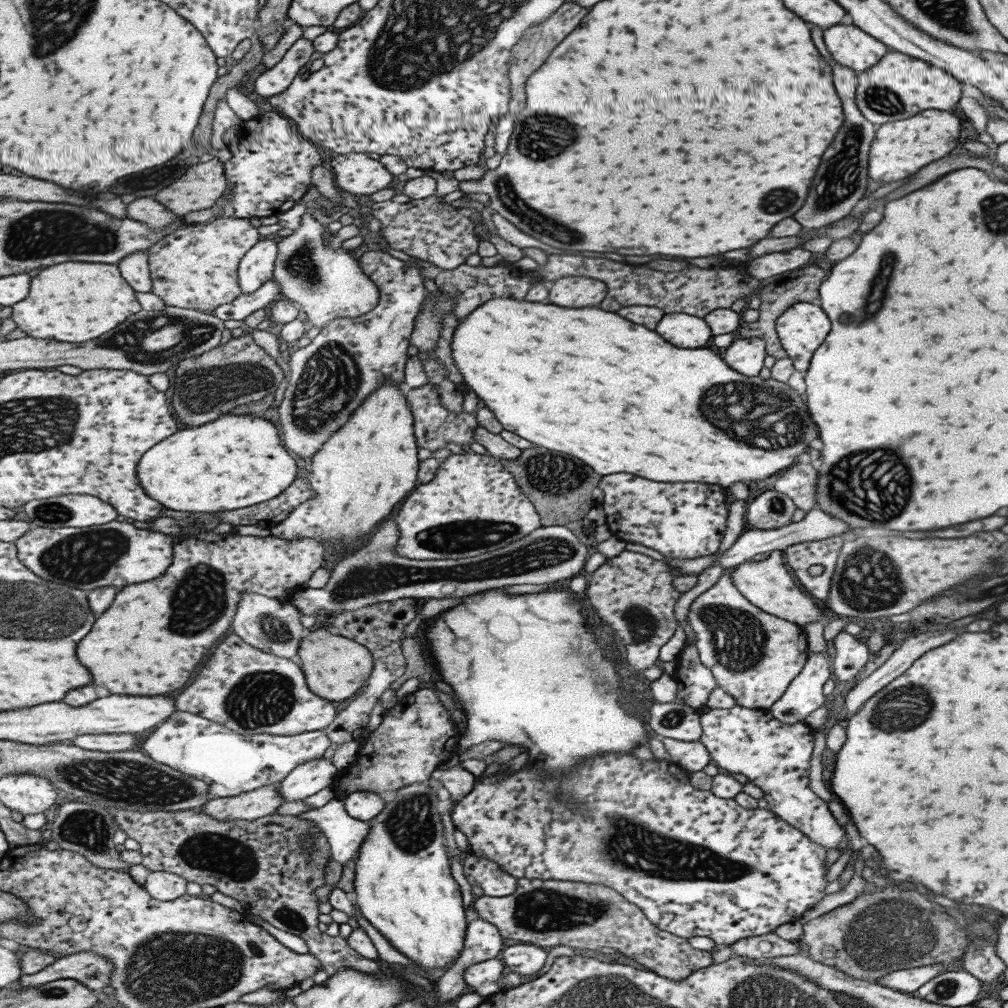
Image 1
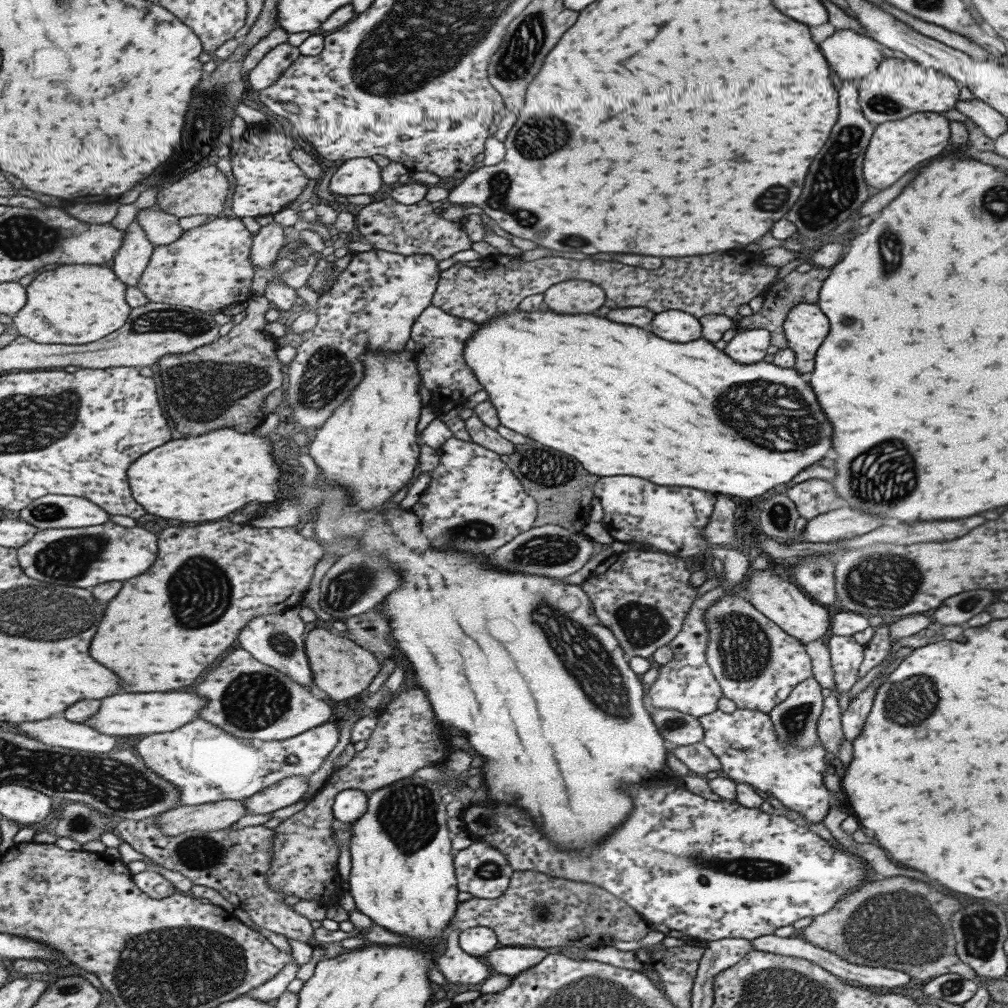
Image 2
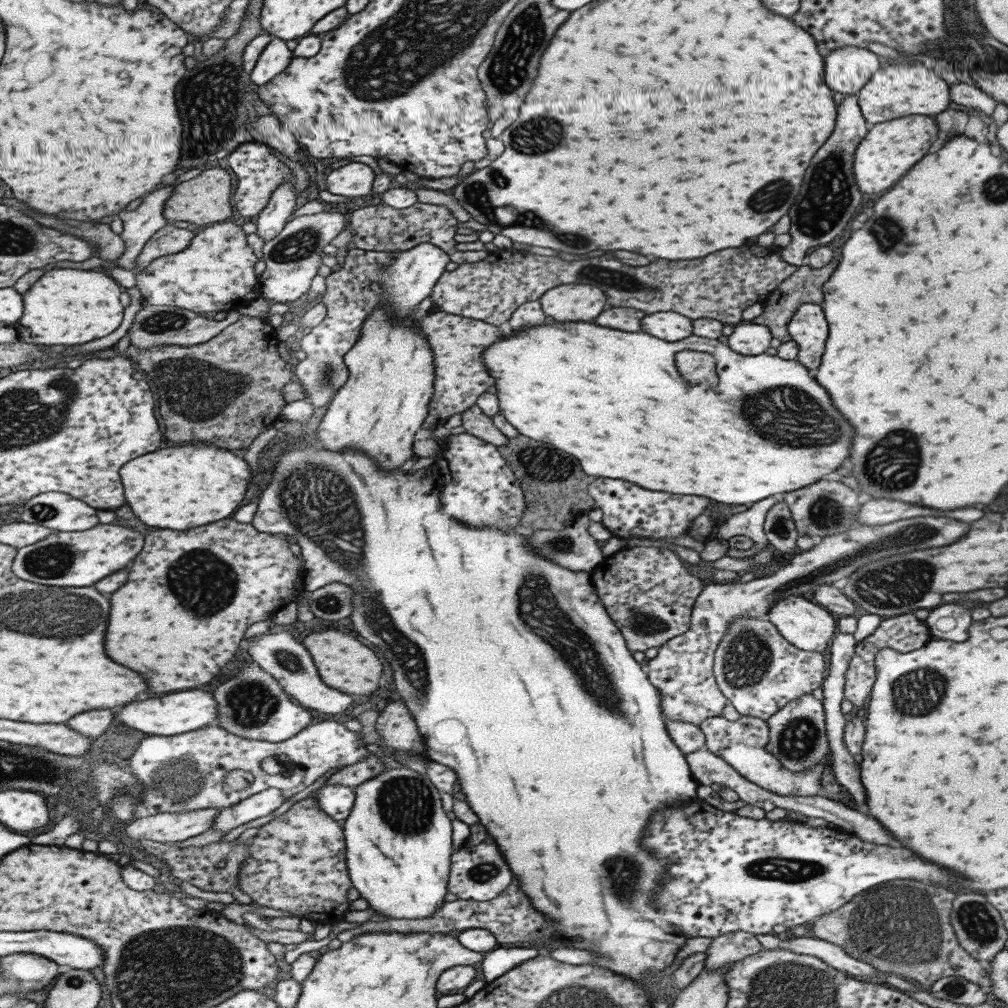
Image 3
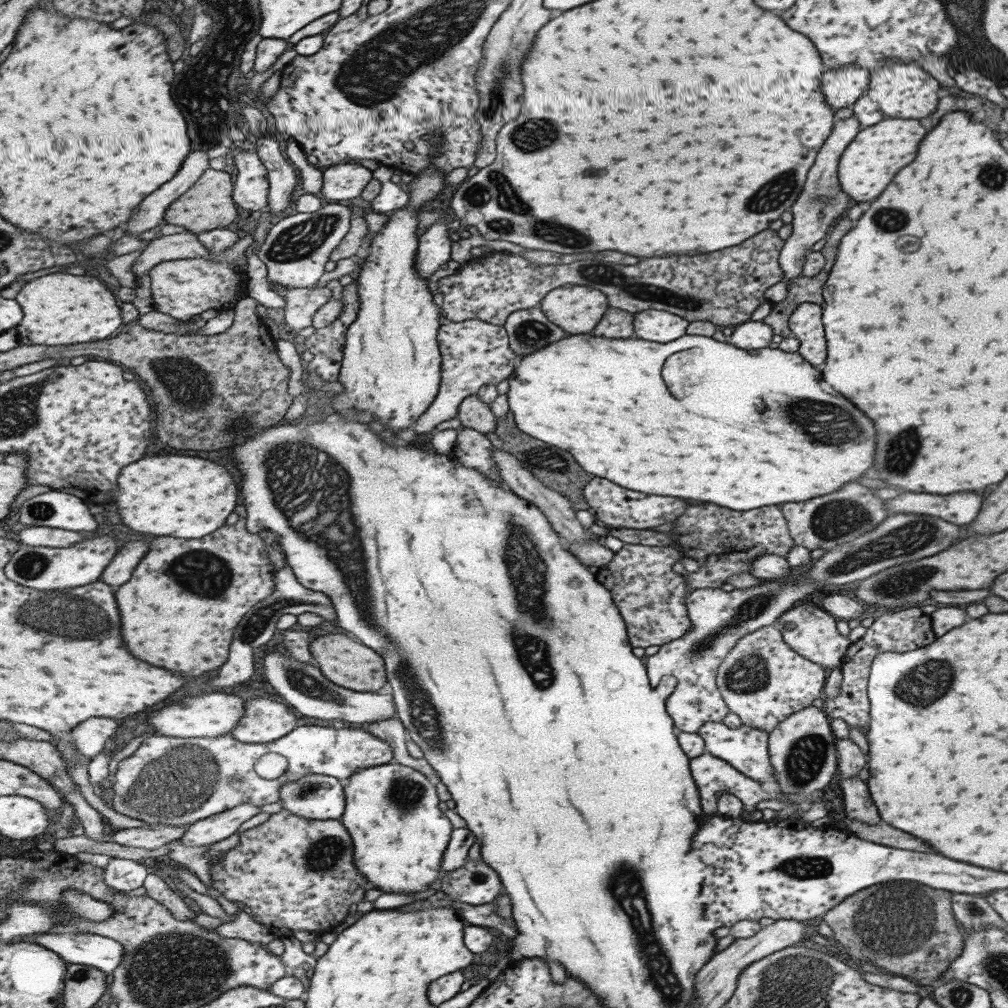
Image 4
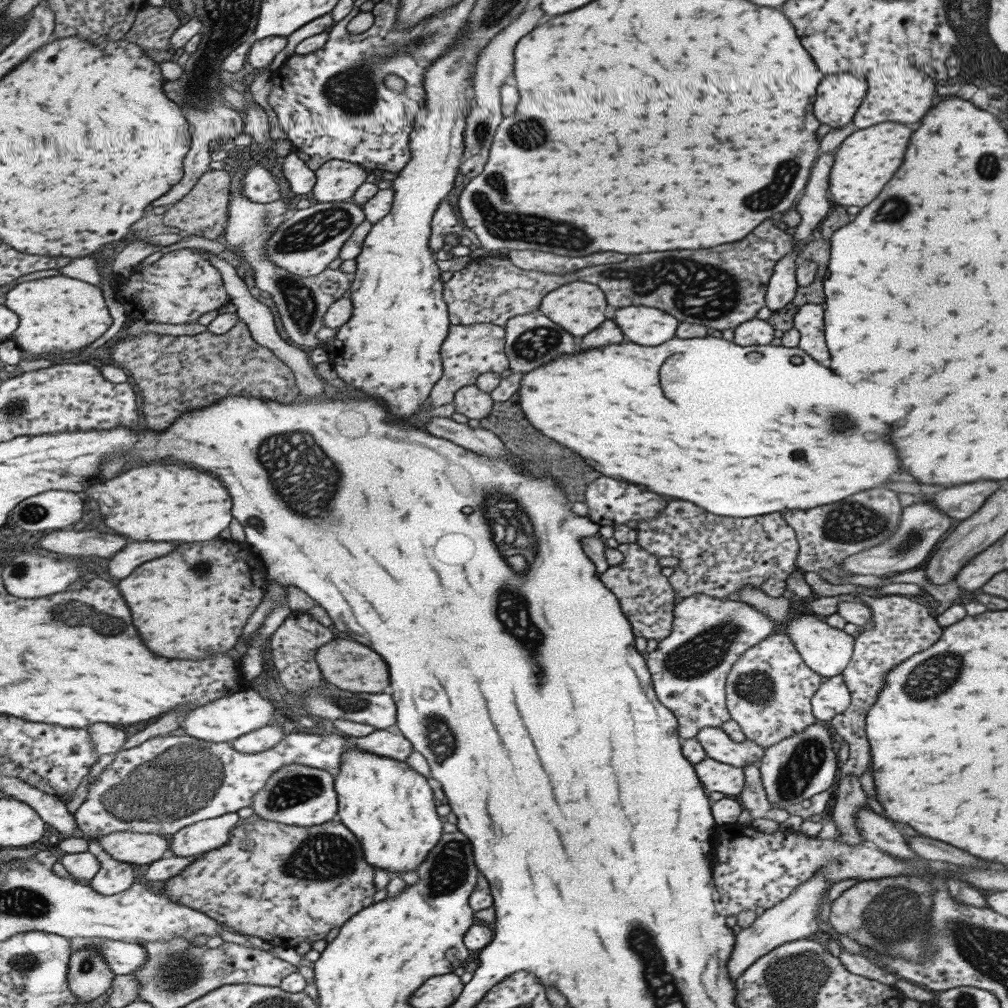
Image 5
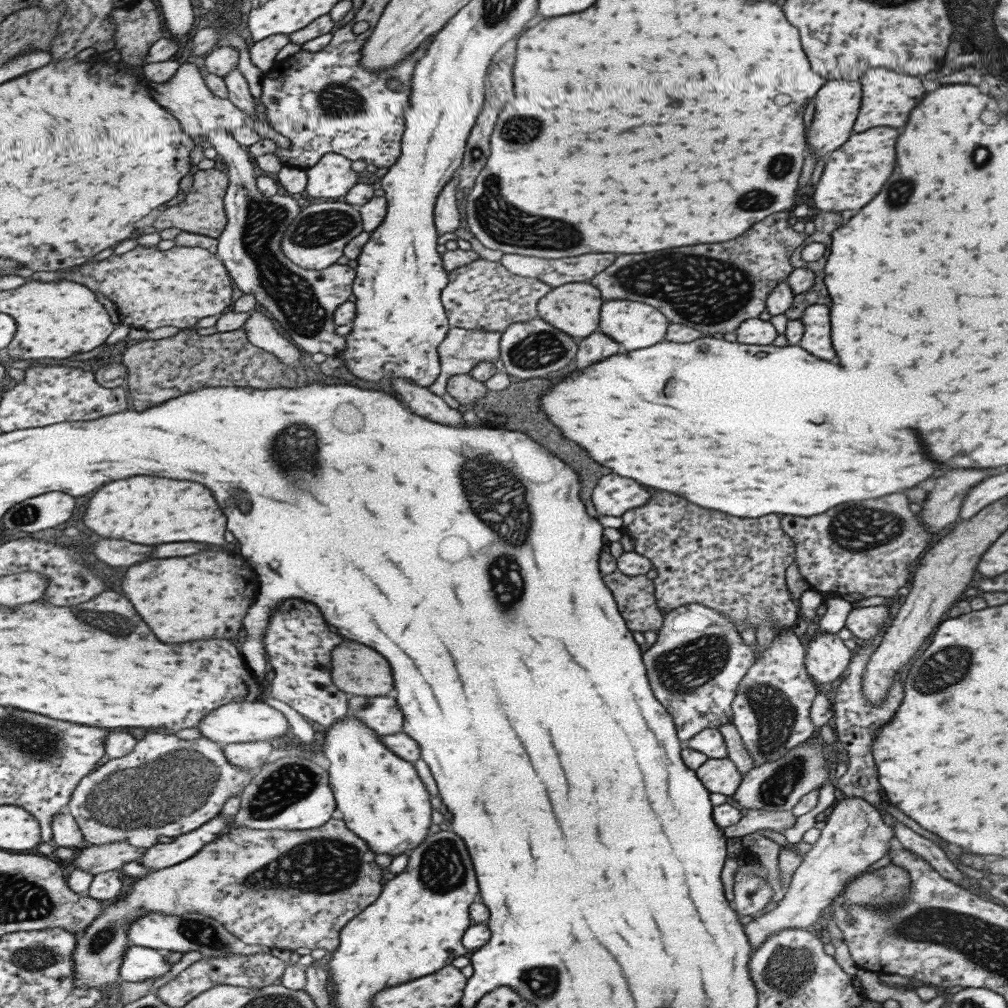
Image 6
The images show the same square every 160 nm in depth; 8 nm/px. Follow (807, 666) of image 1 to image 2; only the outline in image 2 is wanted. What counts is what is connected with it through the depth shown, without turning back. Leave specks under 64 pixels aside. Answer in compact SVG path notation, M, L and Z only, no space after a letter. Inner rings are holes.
M810 676L793 687L786 700L776 704L766 715L770 718L777 742L809 748L818 742L817 719L822 711L821 688Z

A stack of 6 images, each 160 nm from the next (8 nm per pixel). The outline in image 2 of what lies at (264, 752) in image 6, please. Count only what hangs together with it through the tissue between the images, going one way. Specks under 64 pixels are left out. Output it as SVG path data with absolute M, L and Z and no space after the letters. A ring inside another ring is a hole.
M243 646L230 651L192 692L208 699L201 718L237 738L281 741L324 725L333 714L327 702L315 698L284 672L257 660Z

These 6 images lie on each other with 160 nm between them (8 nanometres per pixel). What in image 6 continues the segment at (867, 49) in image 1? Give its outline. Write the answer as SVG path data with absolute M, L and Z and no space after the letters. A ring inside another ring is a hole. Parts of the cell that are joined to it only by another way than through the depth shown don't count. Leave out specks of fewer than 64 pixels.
M843 78L829 79L815 94L815 110L809 128L805 130L807 148L815 154L816 161L839 148L852 133L852 126L861 104L861 89L859 81L849 81Z

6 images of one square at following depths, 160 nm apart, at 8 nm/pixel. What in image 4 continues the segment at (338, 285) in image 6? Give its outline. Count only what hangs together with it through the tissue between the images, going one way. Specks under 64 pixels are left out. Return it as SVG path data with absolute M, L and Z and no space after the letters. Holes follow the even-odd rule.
M310 286L307 288L281 288L286 298L285 321L294 330L303 330L313 326L313 316L333 298L329 286Z

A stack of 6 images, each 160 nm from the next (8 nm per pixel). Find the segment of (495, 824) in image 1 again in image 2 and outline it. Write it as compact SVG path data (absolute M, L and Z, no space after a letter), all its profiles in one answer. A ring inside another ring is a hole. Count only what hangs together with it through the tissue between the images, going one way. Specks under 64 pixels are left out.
M676 773L661 774L656 778L646 779L642 784L626 784L629 788L629 796L633 800L633 810L629 814L629 818L623 822L623 826L619 826L611 836L607 836L597 848L591 850L589 856L581 856L575 852L559 852L559 848L553 846L541 832L537 832L531 826L531 820L527 818L527 814L521 814L515 806L506 804L506 802L484 801L475 804L468 803L461 814L457 817L463 823L464 830L471 836L472 840L486 842L490 847L496 848L506 859L511 871L537 871L553 876L555 878L564 878L578 883L592 883L602 889L605 889L614 897L620 898L626 902L631 908L641 915L649 929L657 930L664 937L680 938L689 940L698 940L699 942L715 941L725 938L741 938L751 941L759 936L768 936L774 934L774 930L793 924L799 918L805 916L816 917L833 908L833 905L844 896L853 886L855 888L864 882L864 861L859 856L848 853L846 849L832 847L827 840L816 835L813 831L807 829L803 823L790 821L782 813L763 813L758 808L745 808L741 806L737 800L736 803L728 803L727 801L711 801L703 797L691 794L684 789L681 777Z

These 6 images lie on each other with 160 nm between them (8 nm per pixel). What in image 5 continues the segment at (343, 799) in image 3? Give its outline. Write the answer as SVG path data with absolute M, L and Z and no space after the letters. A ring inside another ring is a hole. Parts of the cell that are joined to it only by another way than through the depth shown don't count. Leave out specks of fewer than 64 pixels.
M293 764L279 769L264 789L256 794L254 818L264 818L297 826L317 826L332 821L340 809L339 794L336 791L333 774L312 766Z

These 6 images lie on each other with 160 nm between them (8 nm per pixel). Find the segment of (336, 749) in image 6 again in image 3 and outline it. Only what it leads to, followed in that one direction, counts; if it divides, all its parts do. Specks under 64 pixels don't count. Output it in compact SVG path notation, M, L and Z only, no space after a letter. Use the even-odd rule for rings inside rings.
M401 767L395 769L385 769L381 774L367 779L356 789L356 804L352 808L352 813L344 822L344 835L348 847L348 869L354 887L361 895L361 898L369 902L369 907L375 910L375 913L382 913L391 919L426 919L436 914L439 909L449 900L449 856L451 854L451 825L449 824L449 816L443 810L443 802L441 802L442 791L429 780L427 775L419 774L411 768Z

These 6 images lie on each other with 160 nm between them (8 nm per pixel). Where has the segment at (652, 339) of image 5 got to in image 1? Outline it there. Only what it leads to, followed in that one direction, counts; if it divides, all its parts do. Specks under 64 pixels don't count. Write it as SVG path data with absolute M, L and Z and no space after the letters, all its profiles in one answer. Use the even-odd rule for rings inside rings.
M663 313L654 331L669 344L690 349L710 345L710 328L702 318L685 313Z

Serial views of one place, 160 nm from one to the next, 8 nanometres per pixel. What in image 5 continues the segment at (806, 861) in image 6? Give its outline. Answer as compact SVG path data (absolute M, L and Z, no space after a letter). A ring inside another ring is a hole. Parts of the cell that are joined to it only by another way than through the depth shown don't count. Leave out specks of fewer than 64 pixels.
M848 774L838 779L834 785L836 801L833 804L831 818L833 818L835 828L839 831L836 840L849 846L857 846L863 841L855 824L855 815L860 808L866 806L867 802L858 778L859 776ZM817 871L813 873L812 877L809 877L807 881L803 881L797 886L797 888L782 901L777 902L777 904L771 908L763 910L761 915L756 916L754 921L747 926L747 928L742 928L735 936L735 943L733 943L729 961L725 963L725 972L727 972L730 981L734 982L753 962L757 961L757 958L768 954L771 950L777 948L777 946L783 946L787 944L787 942L793 942L793 940L810 938L818 933L818 904L820 904L820 898L822 898L826 886L830 886L830 884L826 881L826 878Z

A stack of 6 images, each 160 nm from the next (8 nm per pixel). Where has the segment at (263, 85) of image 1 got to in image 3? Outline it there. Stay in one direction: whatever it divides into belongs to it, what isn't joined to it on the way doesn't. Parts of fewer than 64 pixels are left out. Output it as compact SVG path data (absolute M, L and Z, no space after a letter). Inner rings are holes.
M275 37L275 40L261 53L256 67L251 72L252 82L259 88L271 82L277 75L288 70L294 58L294 51L287 48L287 42Z

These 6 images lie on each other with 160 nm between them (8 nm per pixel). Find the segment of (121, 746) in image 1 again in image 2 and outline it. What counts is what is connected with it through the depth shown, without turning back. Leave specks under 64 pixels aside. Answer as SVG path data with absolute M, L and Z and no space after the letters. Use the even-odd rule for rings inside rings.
M49 718L45 722L25 722L9 726L13 732L27 734L51 746L92 753L109 753L116 750L117 738L101 734L99 730L91 727L69 722L65 718Z

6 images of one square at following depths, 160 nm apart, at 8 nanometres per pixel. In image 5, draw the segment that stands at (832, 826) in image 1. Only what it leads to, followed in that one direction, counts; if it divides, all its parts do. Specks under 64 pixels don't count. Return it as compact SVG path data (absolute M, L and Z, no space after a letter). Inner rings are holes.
M704 727L694 736L702 746L707 757L742 769L749 763L757 763L764 749L744 739L743 742L731 740L721 728Z

